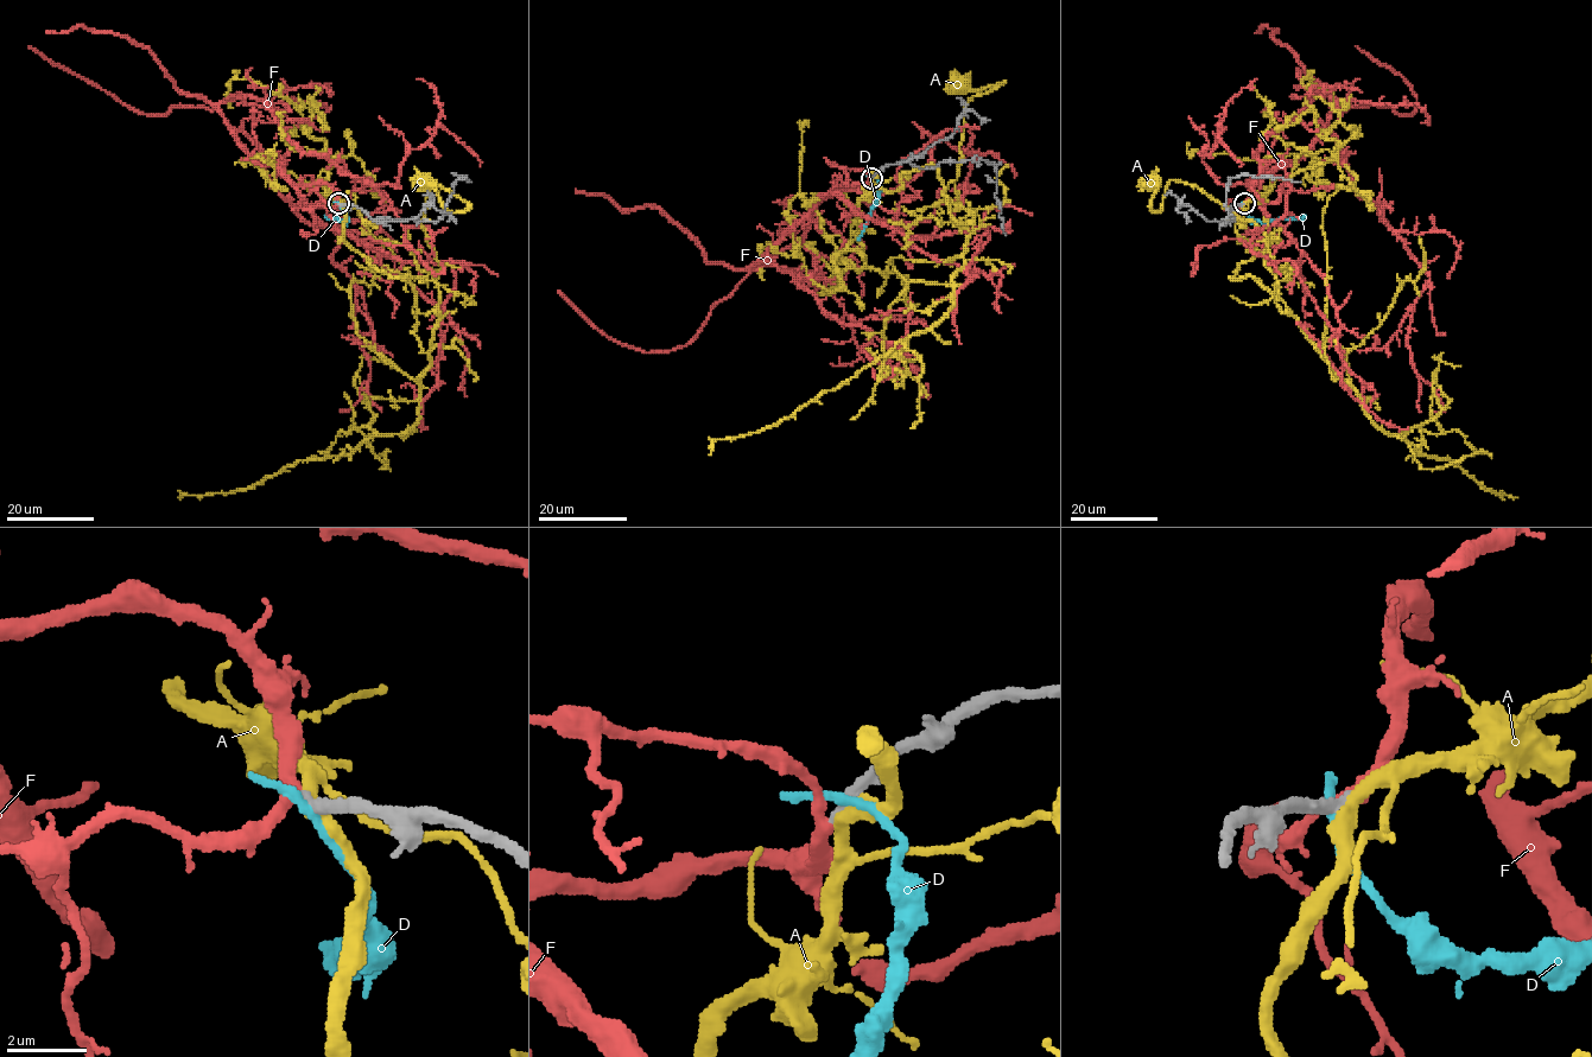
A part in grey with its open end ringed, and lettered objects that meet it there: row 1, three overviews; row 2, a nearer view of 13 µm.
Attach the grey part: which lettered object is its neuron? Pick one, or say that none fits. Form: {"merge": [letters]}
{"merge": ["F"]}

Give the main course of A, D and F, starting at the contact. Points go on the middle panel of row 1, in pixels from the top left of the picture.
A: (871, 177), (893, 191), (934, 166), (949, 212), (971, 220), (955, 186), (965, 103), (1003, 83), (956, 87)
D: (871, 176), (879, 180), (877, 202), (858, 239)
F: (870, 178), (837, 186), (752, 271), (792, 247), (836, 190), (901, 190), (940, 135), (975, 158), (951, 190)

